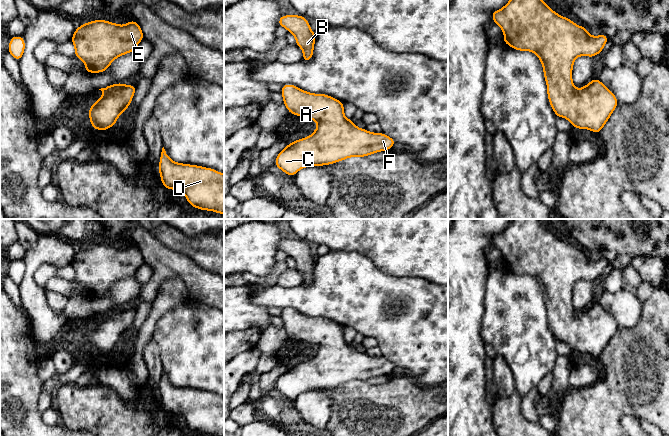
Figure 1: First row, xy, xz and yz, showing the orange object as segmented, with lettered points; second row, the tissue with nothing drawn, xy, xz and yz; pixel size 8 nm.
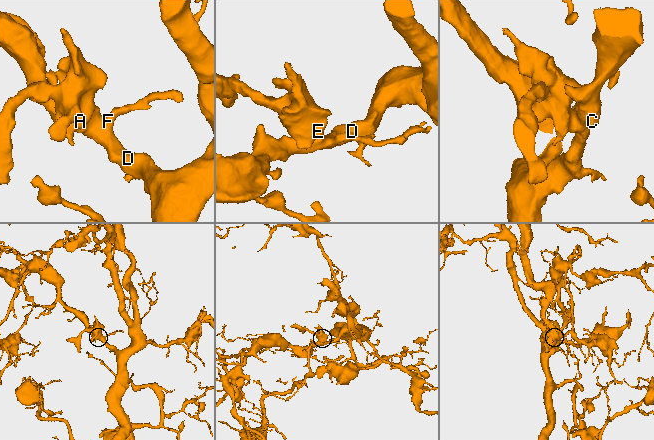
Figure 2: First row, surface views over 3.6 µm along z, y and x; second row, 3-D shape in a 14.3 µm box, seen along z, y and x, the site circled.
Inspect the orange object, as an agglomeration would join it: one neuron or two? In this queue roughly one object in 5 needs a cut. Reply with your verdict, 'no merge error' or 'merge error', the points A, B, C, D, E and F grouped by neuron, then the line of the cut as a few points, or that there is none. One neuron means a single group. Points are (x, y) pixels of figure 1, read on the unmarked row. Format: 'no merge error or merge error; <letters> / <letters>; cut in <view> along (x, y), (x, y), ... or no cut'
no merge error; A B C D E F; no cut

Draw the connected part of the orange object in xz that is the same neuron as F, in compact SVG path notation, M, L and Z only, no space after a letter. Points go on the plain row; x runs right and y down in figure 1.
M293 308L282 309L281 318L290 338L317 346L317 352L310 360L288 367L276 380L274 389L291 401L302 392L330 389L350 381L367 381L397 368L395 363L382 356L373 357L356 351L354 345L344 340L344 326L329 319L306 316Z

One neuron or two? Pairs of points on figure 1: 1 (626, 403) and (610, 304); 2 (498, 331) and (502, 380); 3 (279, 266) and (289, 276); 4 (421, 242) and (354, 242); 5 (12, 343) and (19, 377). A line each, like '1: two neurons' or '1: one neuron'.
1: two neurons
2: two neurons
3: two neurons
4: one neuron
5: one neuron

